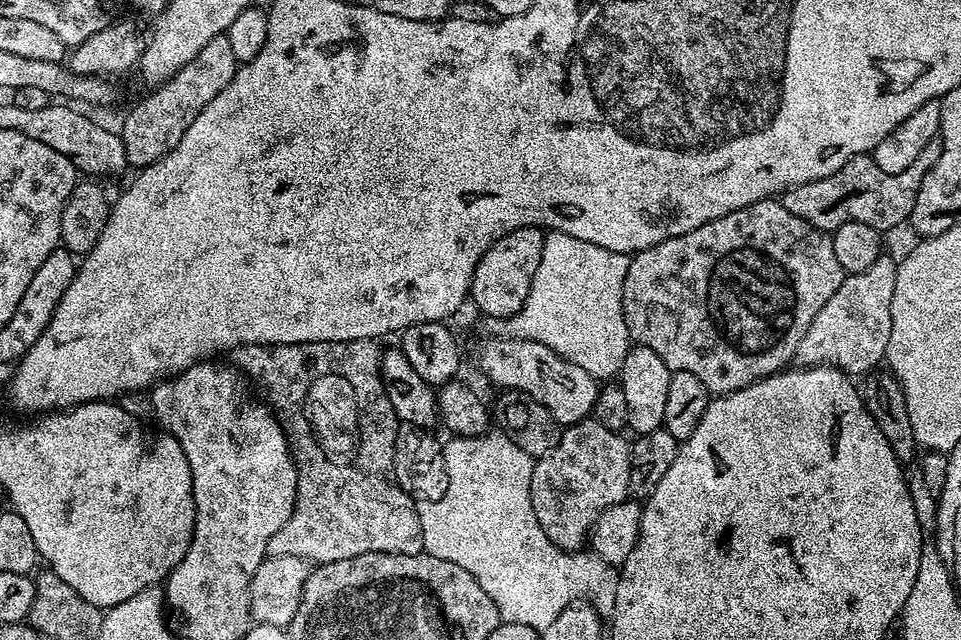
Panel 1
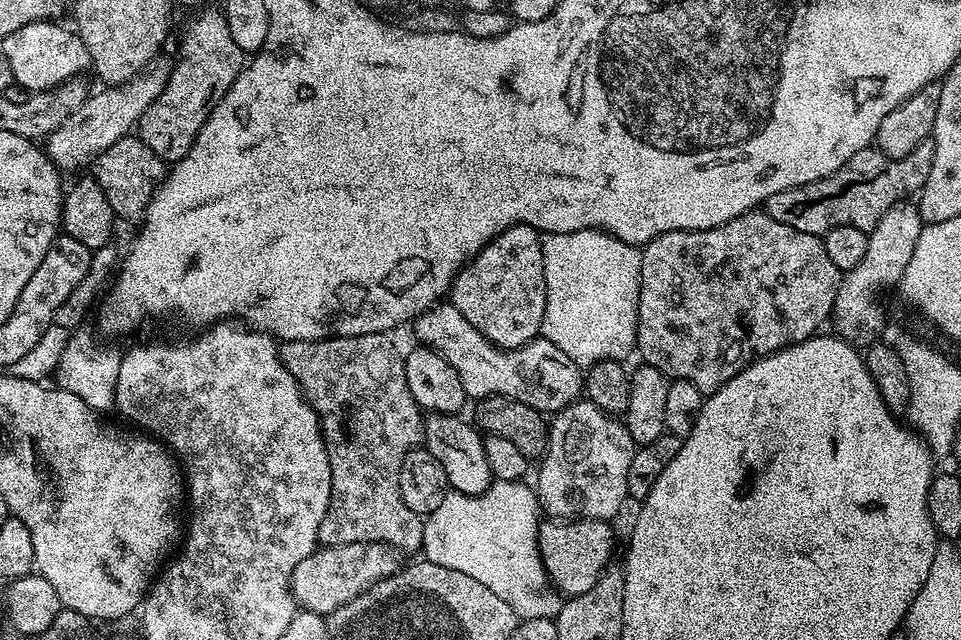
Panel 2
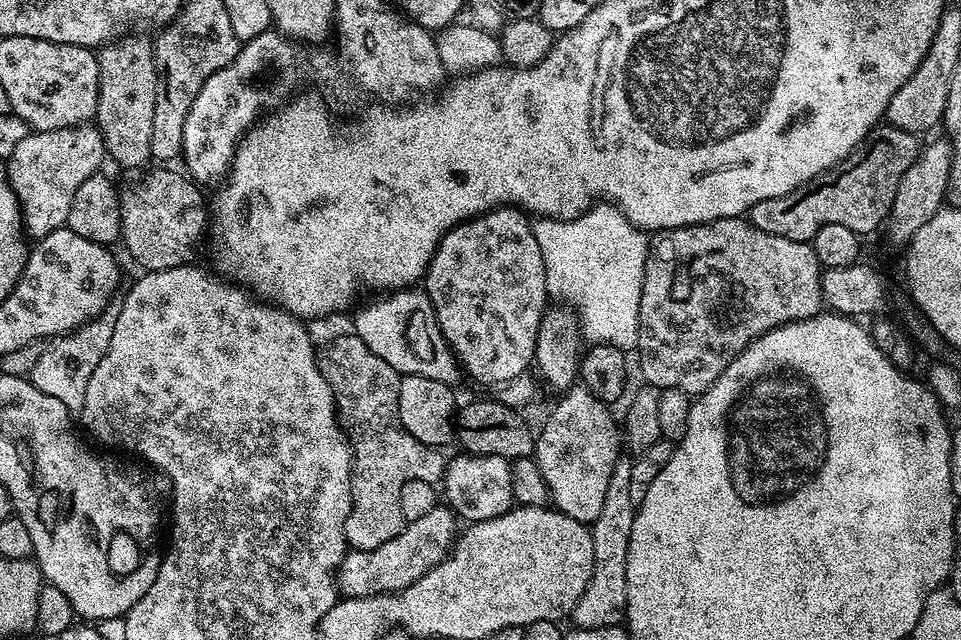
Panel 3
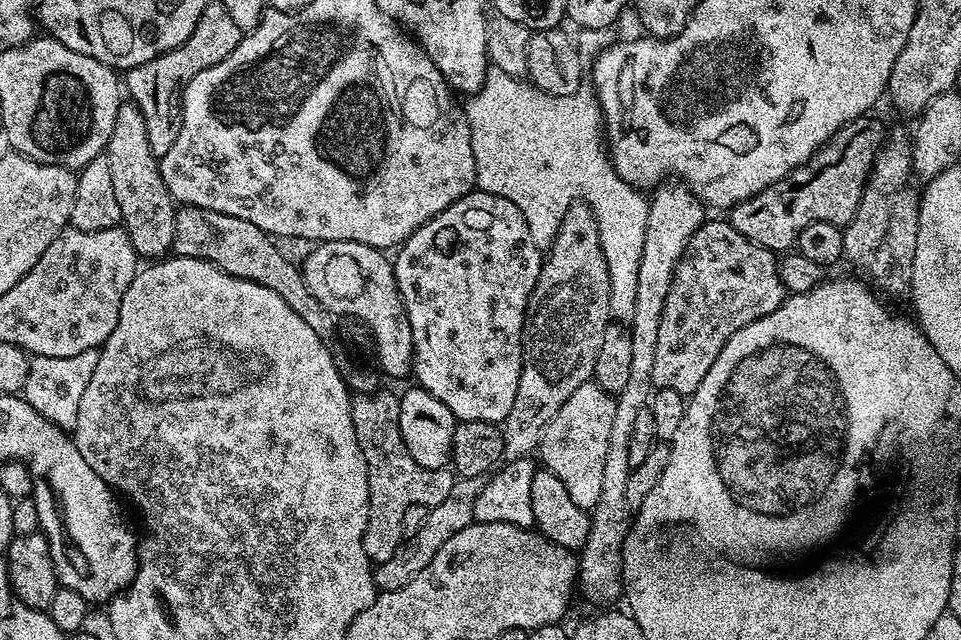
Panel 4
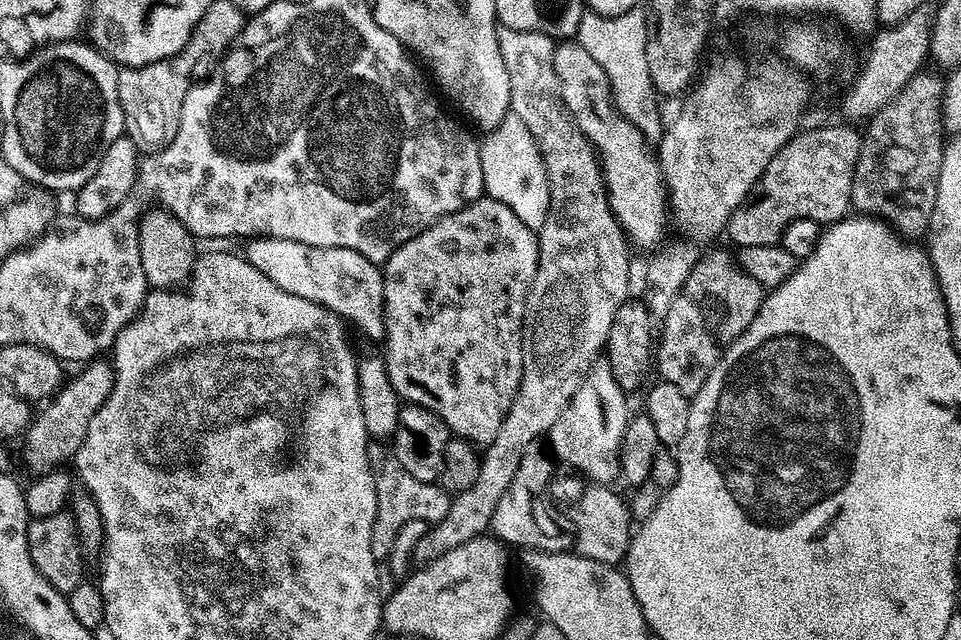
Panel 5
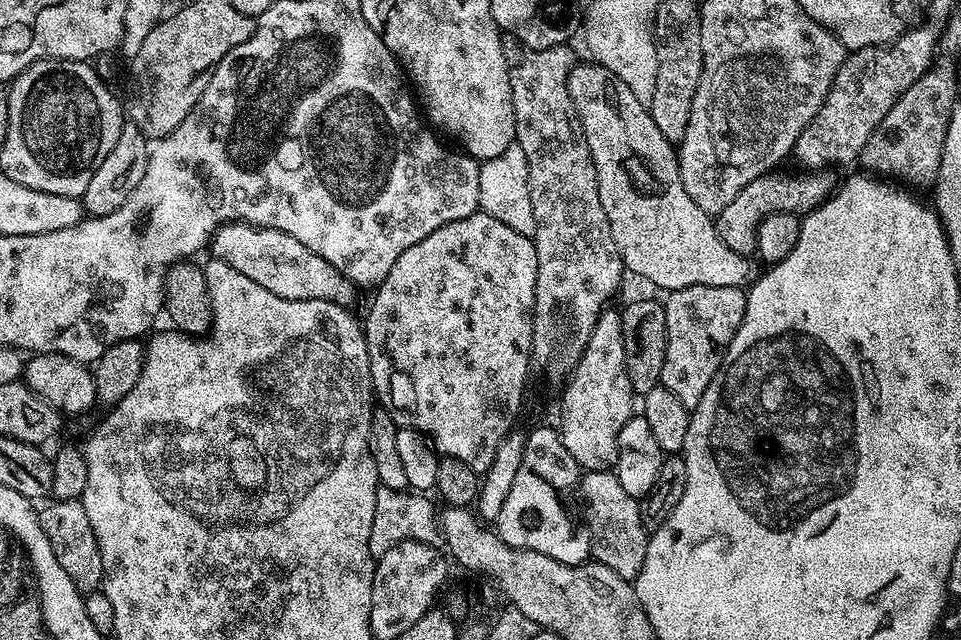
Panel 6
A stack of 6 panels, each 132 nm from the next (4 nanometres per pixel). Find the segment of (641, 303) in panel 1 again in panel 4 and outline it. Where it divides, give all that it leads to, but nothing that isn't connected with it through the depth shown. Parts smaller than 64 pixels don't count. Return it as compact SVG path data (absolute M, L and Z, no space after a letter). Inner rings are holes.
M705 219L704 225L690 238L682 258L676 264L676 273L670 286L670 294L666 294L666 306L662 306L662 322L658 326L658 348L654 358L654 374L652 383L656 388L678 390L685 398L706 378L710 366L714 366L714 358L722 354L722 346L742 326L750 326L758 318L766 318L766 314L774 314L778 306L786 299L786 289L780 277L780 265L777 253L768 248L750 242L727 219Z

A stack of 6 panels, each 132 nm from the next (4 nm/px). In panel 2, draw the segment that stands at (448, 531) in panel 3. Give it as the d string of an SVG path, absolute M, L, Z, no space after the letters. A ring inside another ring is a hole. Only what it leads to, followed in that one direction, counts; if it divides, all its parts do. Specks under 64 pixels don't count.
M350 542L320 546L309 556L302 558L302 562L298 562L292 575L292 598L303 611L326 618L338 606L358 598L358 594L400 571L401 567L401 557L389 544Z

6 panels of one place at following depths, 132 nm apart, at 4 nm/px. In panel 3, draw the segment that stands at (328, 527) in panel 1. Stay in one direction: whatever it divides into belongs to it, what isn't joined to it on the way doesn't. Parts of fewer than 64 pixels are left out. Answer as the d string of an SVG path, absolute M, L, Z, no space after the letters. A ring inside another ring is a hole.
M349 334L340 336L329 342L318 352L322 378L330 386L336 403L336 415L348 435L348 445L352 448L352 509L346 518L344 533L349 549L365 552L382 546L382 542L390 542L390 538L397 536L405 526L402 514L402 486L411 480L421 480L436 484L443 481L444 470L448 466L449 457L438 448L427 448L406 426L402 426L402 418L398 414L398 390L400 389L401 373L374 354L370 346L360 336Z

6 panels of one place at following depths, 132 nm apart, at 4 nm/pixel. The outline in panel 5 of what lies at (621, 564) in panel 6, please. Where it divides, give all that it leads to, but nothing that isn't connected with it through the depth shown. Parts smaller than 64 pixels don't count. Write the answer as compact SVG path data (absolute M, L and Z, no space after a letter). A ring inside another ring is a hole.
M567 474L568 476L557 475L550 485L550 496L556 499L556 504L564 508L566 515L572 519L572 524L577 528L575 551L586 558L594 558L594 562L602 562L613 566L619 565L627 557L628 544L634 535L634 521L631 512L628 511L628 505L625 497L619 496L615 487L607 484L593 484L583 475Z

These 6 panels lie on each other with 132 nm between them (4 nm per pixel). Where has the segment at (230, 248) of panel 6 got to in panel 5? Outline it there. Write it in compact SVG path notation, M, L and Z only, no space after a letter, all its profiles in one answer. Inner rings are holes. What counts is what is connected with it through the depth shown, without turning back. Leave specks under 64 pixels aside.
M258 236L245 244L248 245L242 249L244 259L262 270L270 282L282 286L286 294L298 294L298 298L320 304L349 325L357 324L370 339L383 341L384 274L381 265L370 262L370 258L358 254L358 250L306 246L306 242L282 238Z

